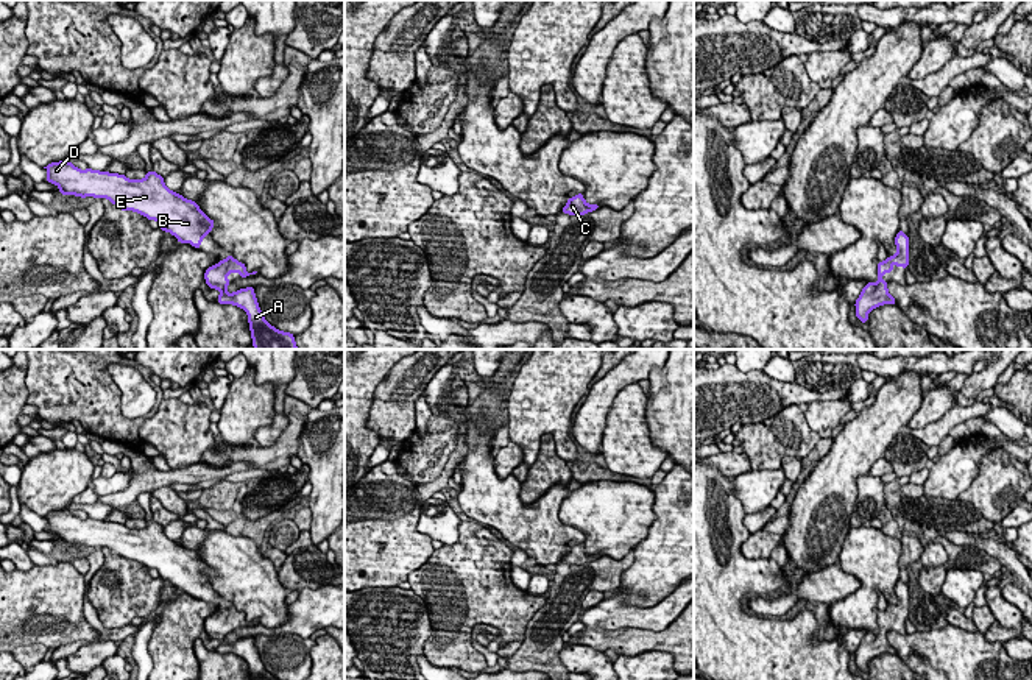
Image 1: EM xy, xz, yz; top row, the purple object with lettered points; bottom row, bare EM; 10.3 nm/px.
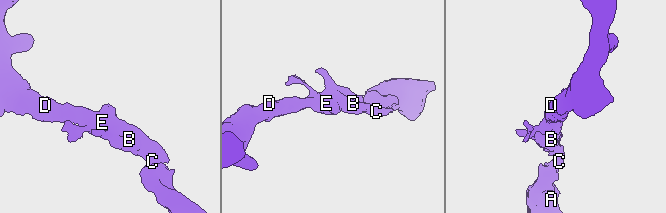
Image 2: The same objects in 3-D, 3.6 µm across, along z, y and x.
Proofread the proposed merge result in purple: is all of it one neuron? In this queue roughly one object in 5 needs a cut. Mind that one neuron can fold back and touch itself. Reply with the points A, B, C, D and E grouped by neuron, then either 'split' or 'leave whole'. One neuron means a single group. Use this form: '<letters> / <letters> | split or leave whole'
A B C D E | leave whole

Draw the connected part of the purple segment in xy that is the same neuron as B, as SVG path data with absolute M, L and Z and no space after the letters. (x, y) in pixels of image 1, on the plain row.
M70 510L51 512L44 518L48 521L45 530L56 533L59 543L108 547L120 560L133 560L156 569L162 580L196 599L215 574L196 551L171 541L164 533L164 526L156 521L147 521L143 529L128 529L118 522L80 519Z

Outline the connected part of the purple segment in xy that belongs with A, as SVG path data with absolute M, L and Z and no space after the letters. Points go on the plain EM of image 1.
M231 604L206 619L206 633L220 641L217 652L234 653L243 658L248 663L249 680L279 680L265 669L254 644L254 636L240 638L234 643L226 641L226 636L231 633L228 624L235 621L240 622L239 627L259 624L259 619L248 622L245 613L235 610Z

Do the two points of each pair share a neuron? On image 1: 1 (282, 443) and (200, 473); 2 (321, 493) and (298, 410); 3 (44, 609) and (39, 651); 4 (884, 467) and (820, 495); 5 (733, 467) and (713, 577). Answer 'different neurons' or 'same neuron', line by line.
1: different neurons
2: different neurons
3: different neurons
4: different neurons
5: different neurons

